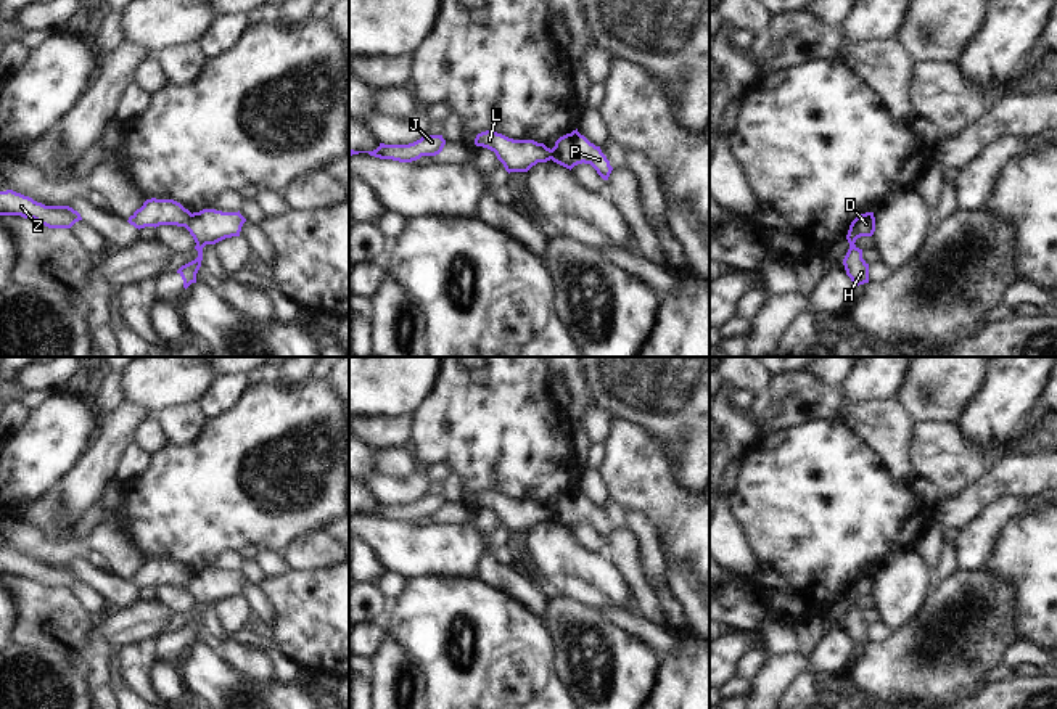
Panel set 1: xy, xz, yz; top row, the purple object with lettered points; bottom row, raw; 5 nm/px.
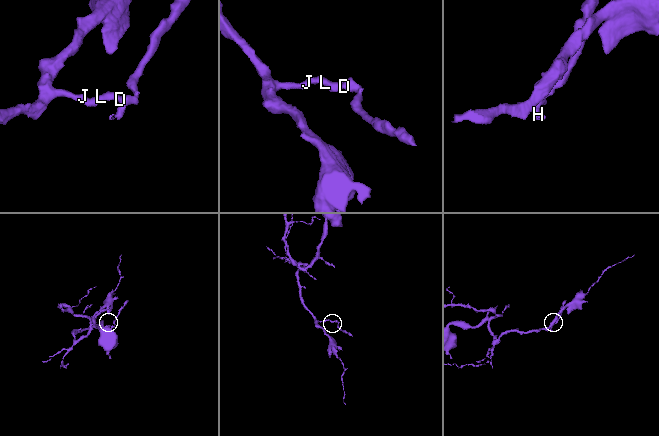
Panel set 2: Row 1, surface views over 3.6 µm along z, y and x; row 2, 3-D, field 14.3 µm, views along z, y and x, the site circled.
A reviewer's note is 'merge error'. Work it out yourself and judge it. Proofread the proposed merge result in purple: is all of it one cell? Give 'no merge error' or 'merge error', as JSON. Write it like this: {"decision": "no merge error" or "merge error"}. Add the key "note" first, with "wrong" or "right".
{"note": "right", "decision": "merge error"}

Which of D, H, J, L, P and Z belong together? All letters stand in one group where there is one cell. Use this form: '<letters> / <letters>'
D H P / J L Z

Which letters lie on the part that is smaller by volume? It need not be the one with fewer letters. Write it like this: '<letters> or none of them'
D, H, P

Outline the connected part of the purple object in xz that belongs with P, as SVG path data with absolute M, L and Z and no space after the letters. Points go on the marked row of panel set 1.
M578 129L555 141L552 161L570 170L582 162L590 164L603 180L608 180L613 170L600 146L590 143Z

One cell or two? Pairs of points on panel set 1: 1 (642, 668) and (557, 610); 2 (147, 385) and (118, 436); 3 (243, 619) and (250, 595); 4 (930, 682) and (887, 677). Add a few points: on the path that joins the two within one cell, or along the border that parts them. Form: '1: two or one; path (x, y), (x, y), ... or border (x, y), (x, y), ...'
1: one; path (621, 647), (597, 622), (578, 621)
2: two; border (124, 401), (148, 413)
3: two; border (240, 595), (256, 624)
4: one; path (919, 677), (898, 677)

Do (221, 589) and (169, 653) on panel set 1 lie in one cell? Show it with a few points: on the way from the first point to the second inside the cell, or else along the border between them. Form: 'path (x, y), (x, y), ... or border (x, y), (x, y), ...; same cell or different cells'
path (203, 602), (200, 605), (200, 618), (185, 635); same cell

